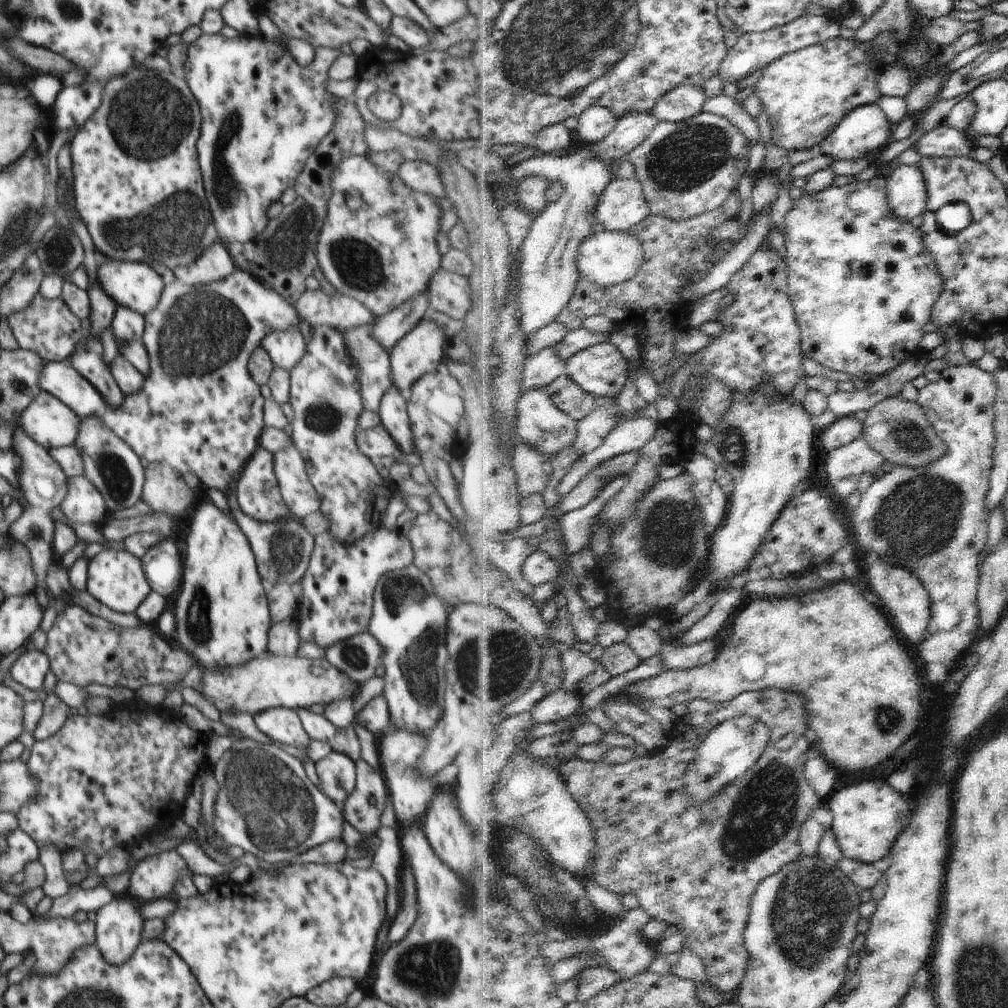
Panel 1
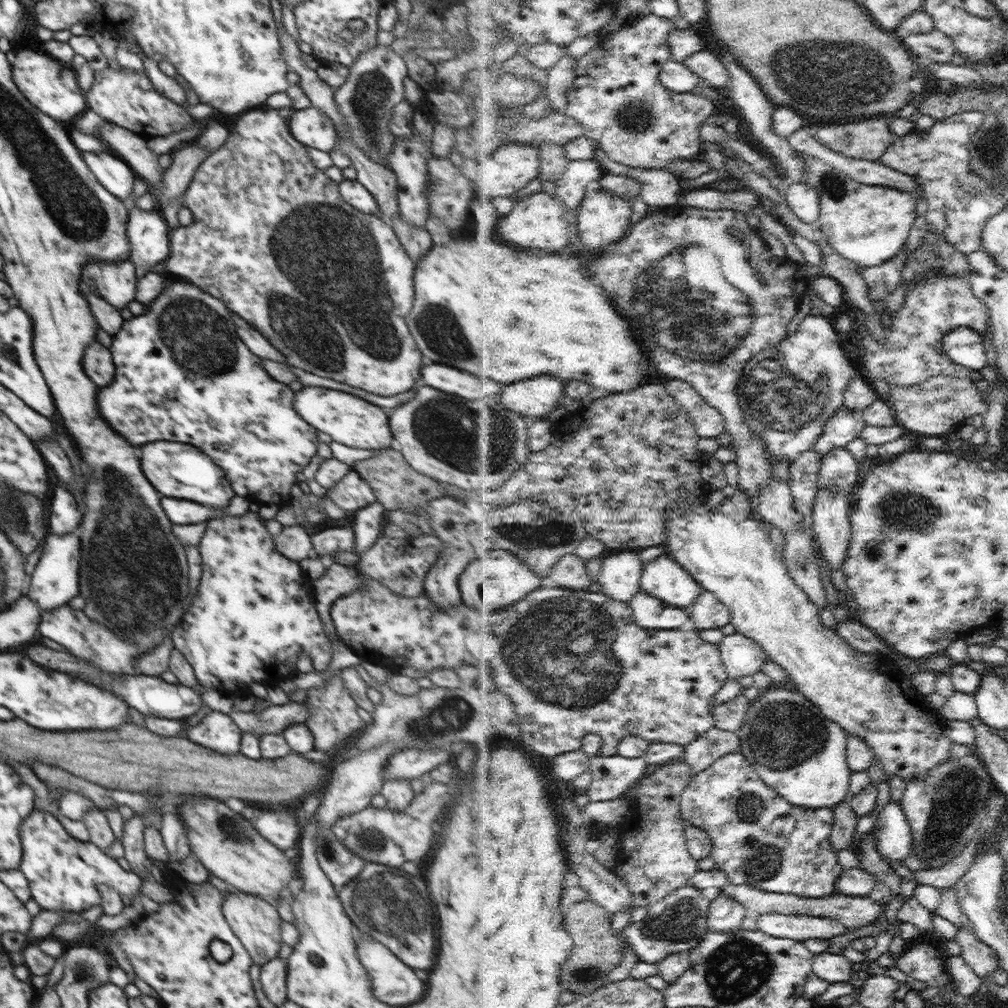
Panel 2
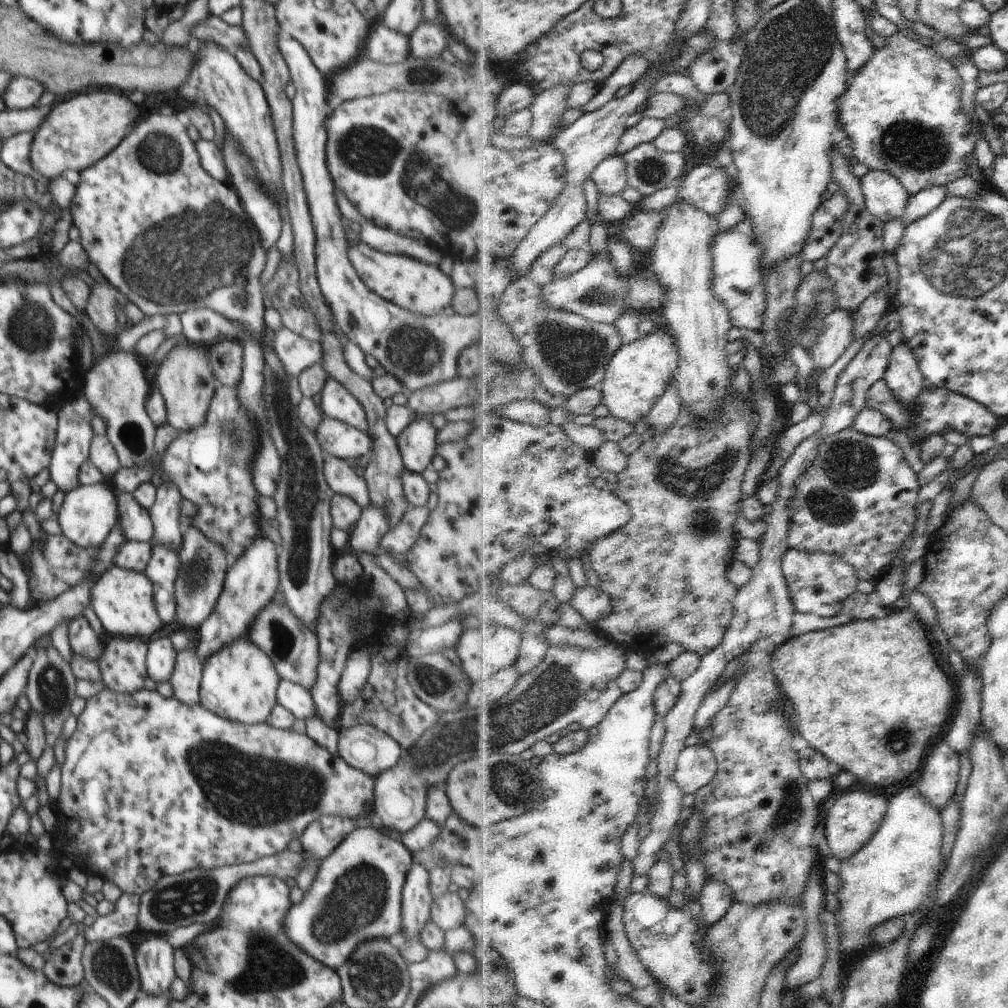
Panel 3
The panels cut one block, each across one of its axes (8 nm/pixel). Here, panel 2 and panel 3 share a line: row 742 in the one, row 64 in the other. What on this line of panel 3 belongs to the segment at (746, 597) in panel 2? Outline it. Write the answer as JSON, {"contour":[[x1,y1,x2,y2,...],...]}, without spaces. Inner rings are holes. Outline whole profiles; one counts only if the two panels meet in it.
{"contour":[[896,33,889,45,878,50,861,73,850,78,850,88,839,101,841,128,854,140,853,154,871,169,888,171,902,179,912,194,932,185,946,187,970,176,971,156,976,152,984,128,963,111,963,78,956,66,934,49]]}

